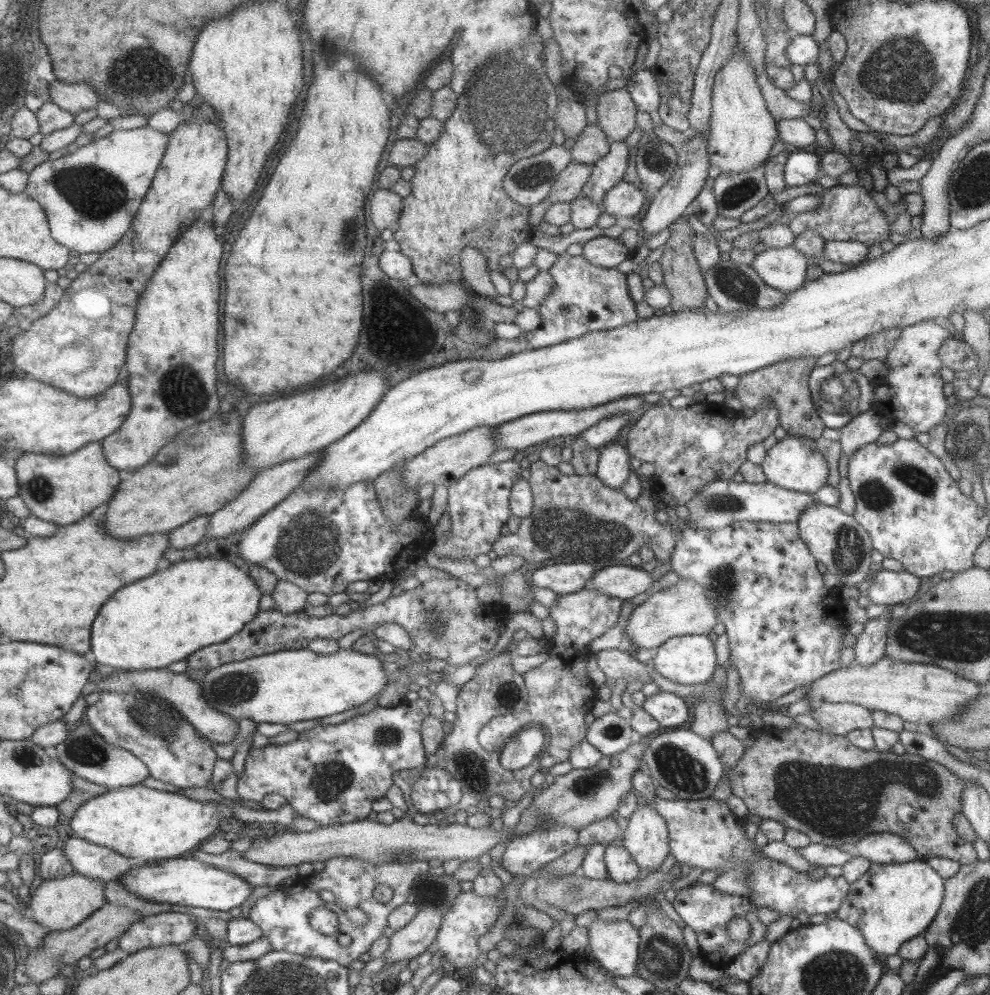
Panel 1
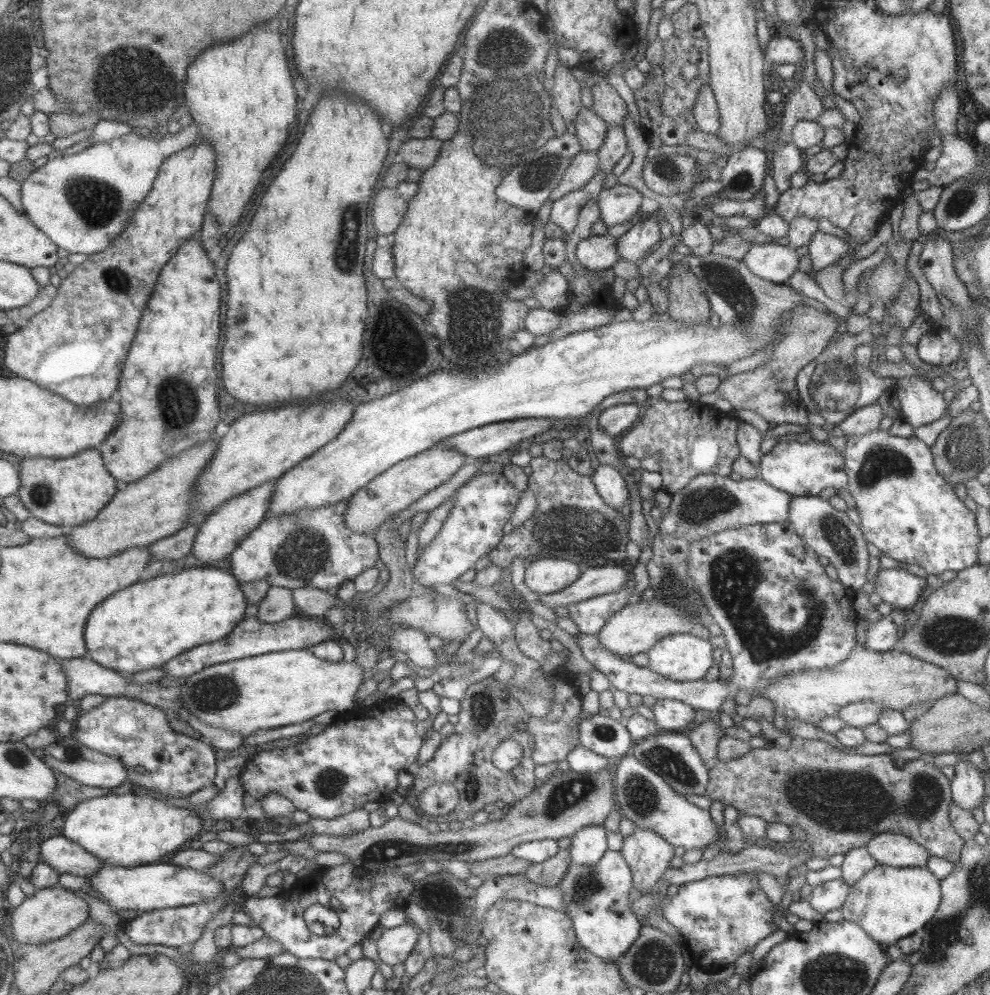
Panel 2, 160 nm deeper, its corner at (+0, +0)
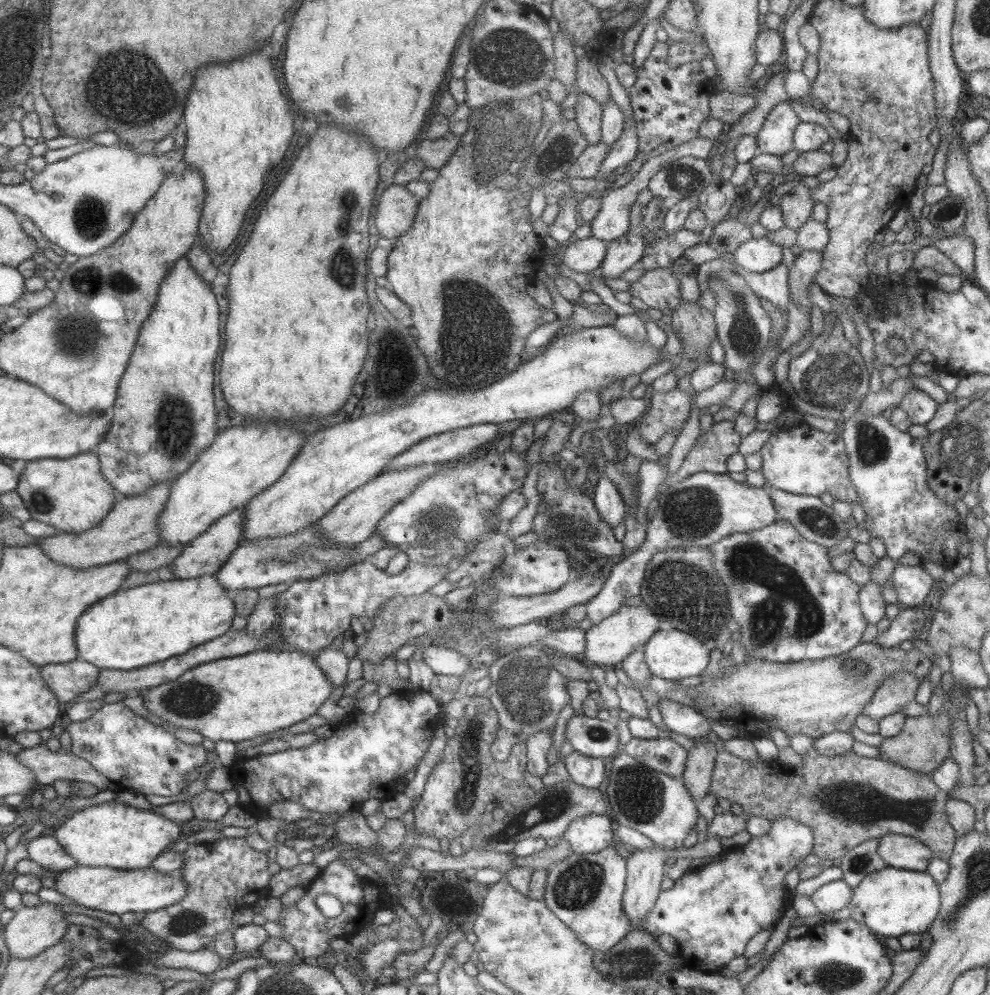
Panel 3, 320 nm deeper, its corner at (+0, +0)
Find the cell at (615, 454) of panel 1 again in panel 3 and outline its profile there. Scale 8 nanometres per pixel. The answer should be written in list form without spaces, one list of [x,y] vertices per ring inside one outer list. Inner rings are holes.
[[[601,478],[597,481],[592,500],[599,519],[609,527],[616,527],[624,519],[626,505],[615,484],[609,479]]]

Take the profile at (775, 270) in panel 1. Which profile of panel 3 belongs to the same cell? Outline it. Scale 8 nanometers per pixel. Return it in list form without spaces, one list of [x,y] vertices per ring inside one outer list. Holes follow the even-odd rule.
[[[767,237],[751,238],[739,244],[732,257],[746,271],[765,272],[780,263],[781,249]]]

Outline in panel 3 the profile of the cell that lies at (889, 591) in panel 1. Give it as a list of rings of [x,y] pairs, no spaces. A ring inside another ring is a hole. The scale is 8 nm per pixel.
[[[896,564],[889,580],[897,592],[897,604],[902,608],[923,604],[925,596],[929,594],[935,582],[920,564],[917,566]]]

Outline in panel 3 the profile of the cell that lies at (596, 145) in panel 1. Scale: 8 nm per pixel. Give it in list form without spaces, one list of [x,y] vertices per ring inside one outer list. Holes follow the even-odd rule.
[[[579,92],[574,104],[574,111],[574,121],[577,123],[585,141],[589,145],[599,143],[601,141],[601,105],[588,94]]]

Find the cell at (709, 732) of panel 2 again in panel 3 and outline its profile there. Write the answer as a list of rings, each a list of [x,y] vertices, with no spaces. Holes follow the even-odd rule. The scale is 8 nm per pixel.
[[[696,740],[696,747],[686,752],[682,783],[695,801],[701,800],[708,793],[713,775],[714,758],[719,747],[719,743]]]

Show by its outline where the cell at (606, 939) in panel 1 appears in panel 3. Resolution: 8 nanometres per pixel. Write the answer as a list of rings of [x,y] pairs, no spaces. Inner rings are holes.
[[[613,845],[594,853],[569,853],[563,860],[546,866],[541,900],[583,944],[591,950],[604,951],[631,930],[621,908],[625,879],[626,860]]]

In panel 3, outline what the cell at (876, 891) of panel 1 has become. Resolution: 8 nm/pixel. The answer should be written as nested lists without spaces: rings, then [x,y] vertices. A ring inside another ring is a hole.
[[[885,866],[881,870],[870,872],[864,876],[859,884],[852,888],[852,895],[846,907],[850,910],[851,919],[864,924],[879,938],[898,937],[901,934],[918,934],[928,930],[938,913],[940,894],[938,884],[925,871],[901,870]]]

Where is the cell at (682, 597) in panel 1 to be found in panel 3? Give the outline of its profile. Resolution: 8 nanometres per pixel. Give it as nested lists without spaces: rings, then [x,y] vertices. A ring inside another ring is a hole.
[[[642,604],[636,607],[621,605],[614,614],[584,631],[584,649],[579,659],[584,663],[599,665],[604,669],[618,667],[618,664],[632,650],[637,647],[644,648],[644,642],[659,630],[657,624],[659,624],[659,617],[646,606]]]

